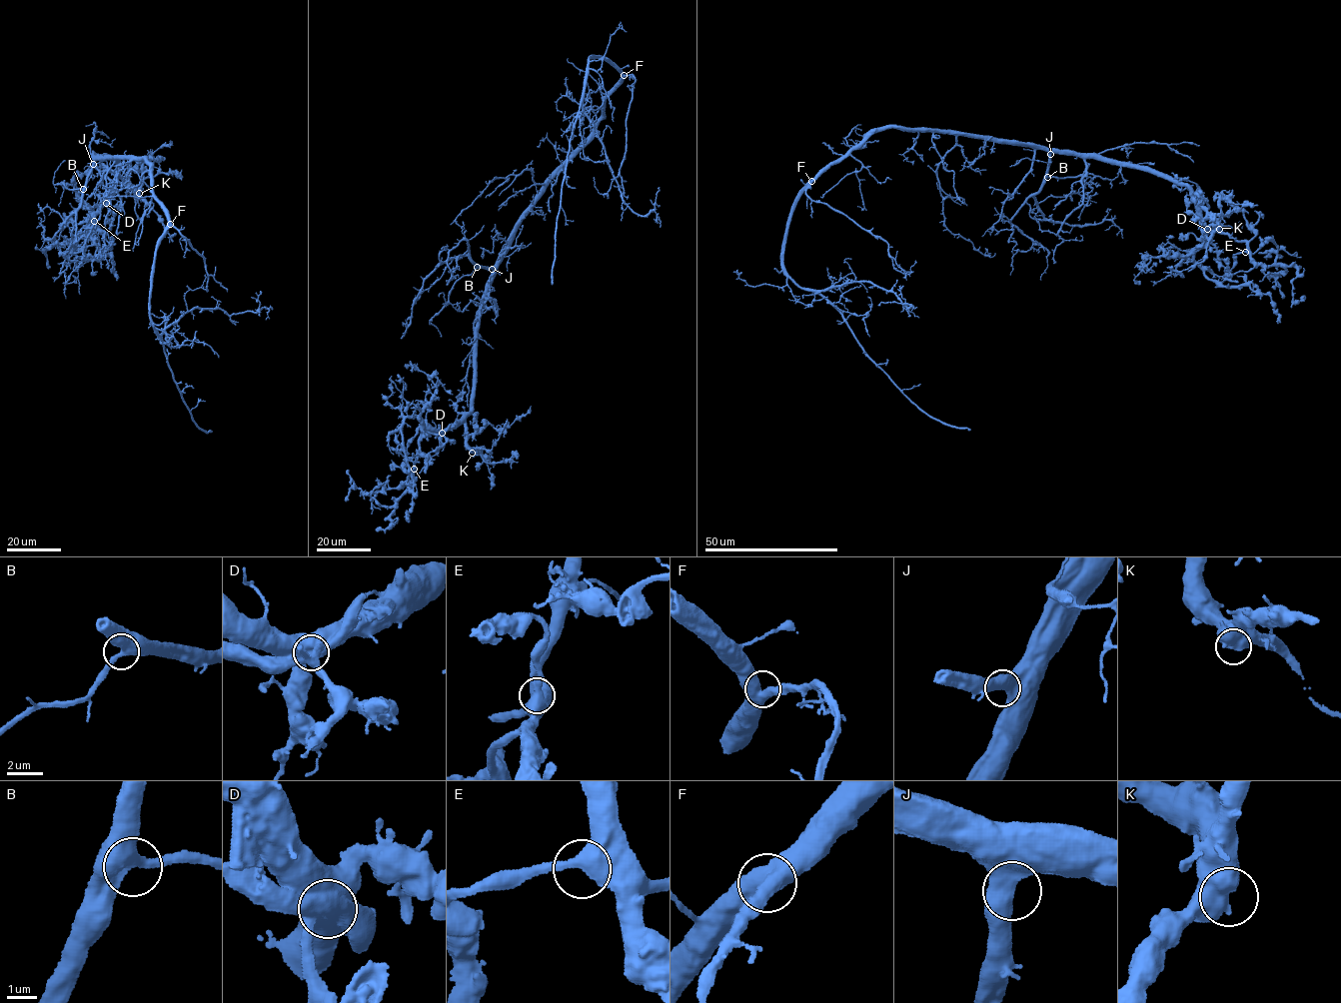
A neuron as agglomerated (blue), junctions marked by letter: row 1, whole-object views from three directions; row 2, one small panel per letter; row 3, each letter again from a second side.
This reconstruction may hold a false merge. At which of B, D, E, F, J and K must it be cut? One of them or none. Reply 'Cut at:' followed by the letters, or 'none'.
Cut at: none

